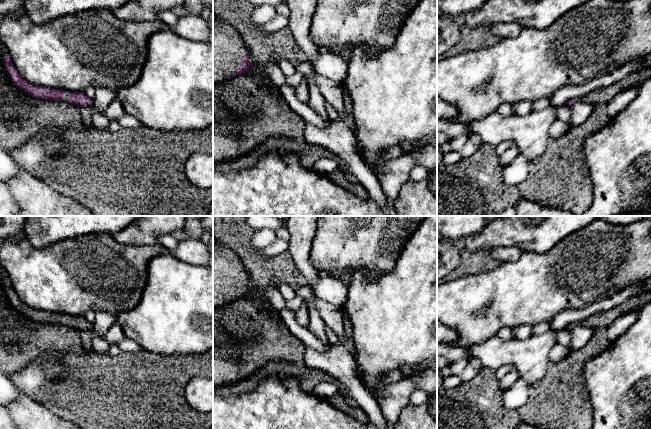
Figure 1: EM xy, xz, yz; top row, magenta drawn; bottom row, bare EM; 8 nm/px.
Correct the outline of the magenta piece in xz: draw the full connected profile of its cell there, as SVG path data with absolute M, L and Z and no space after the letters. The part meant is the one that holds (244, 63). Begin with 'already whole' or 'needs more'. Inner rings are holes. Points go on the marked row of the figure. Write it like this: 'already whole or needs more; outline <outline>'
needs more; outline M213 15L213 84L246 73L249 54L239 33Z

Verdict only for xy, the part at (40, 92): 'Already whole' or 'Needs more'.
Needs more

